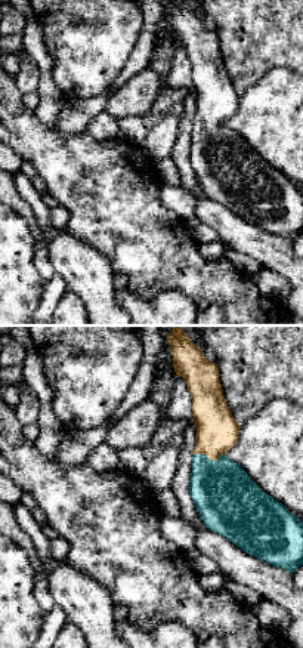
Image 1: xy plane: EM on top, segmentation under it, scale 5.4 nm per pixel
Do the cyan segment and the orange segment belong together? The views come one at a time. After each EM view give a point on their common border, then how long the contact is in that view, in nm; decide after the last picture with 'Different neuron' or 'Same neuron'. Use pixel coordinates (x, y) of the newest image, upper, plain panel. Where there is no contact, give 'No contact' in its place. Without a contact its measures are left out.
Touches cyan at (209, 127). Shared border 180 nm

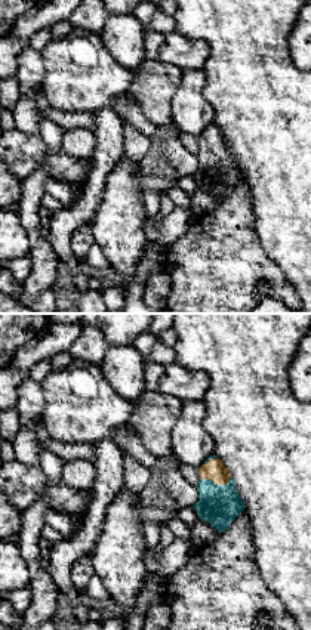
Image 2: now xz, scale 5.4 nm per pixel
Touches cyan at (215, 153). Shared border 180 nm

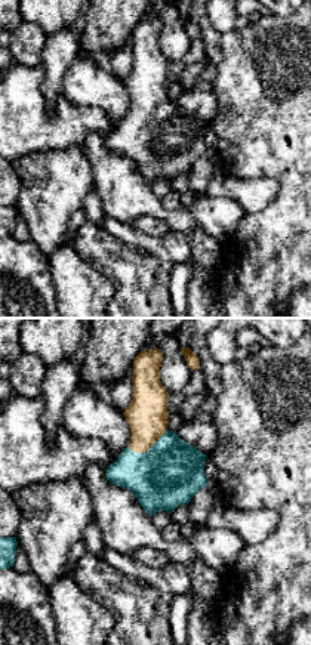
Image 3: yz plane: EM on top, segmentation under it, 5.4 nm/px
Touches cyan at (148, 119). Shared border 240 nm

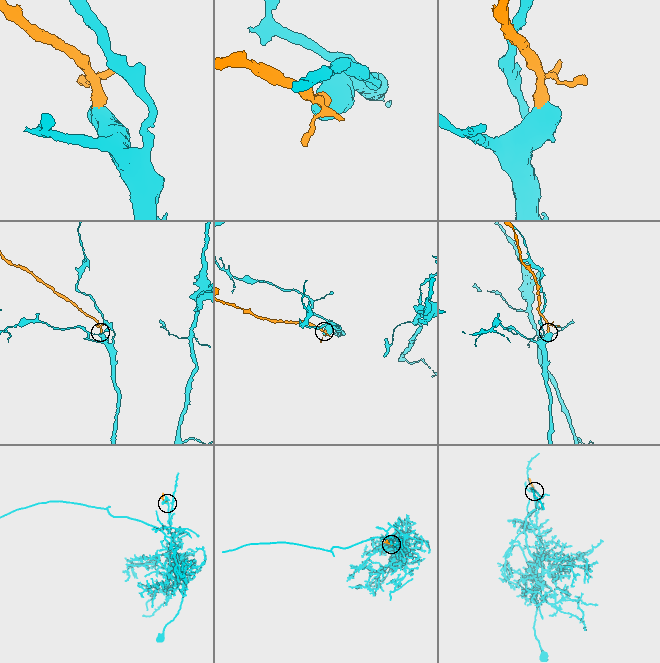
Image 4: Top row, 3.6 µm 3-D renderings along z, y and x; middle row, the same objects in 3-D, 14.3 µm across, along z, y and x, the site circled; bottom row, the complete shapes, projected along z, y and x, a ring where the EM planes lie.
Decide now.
Same neuron

